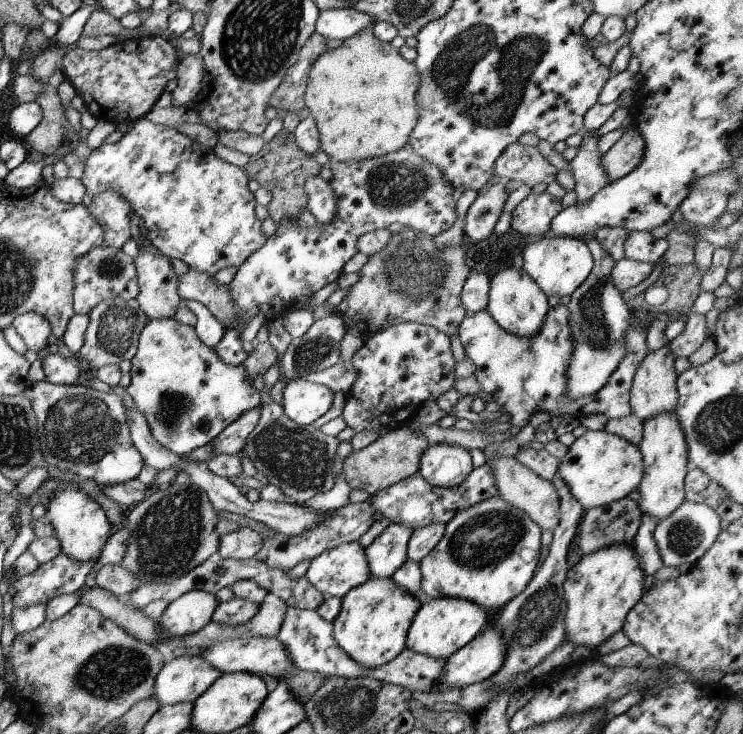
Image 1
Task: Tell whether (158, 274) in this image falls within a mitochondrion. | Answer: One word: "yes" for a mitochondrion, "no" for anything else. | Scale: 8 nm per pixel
no

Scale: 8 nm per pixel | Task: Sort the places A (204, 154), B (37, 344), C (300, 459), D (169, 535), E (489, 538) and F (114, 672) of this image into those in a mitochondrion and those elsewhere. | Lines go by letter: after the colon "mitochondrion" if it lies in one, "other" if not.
A: other
B: other
C: mitochondrion
D: mitochondrion
E: mitochondrion
F: mitochondrion

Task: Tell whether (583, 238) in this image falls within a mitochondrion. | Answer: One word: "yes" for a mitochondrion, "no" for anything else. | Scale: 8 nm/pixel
no

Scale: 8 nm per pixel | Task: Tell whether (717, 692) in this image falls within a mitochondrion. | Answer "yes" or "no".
no

